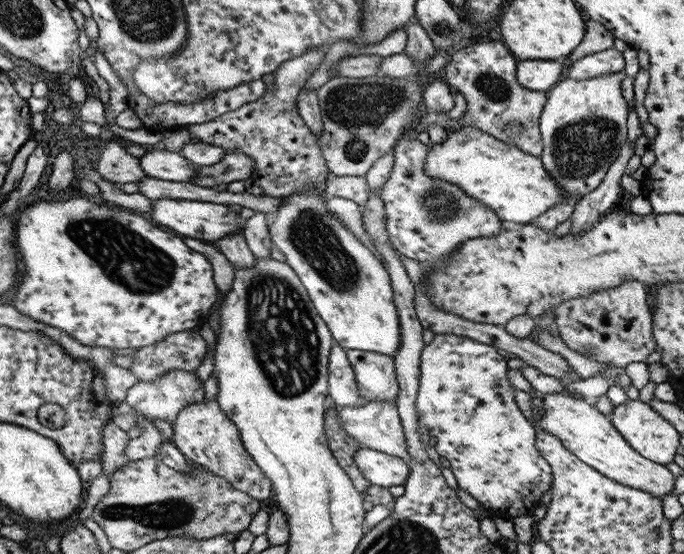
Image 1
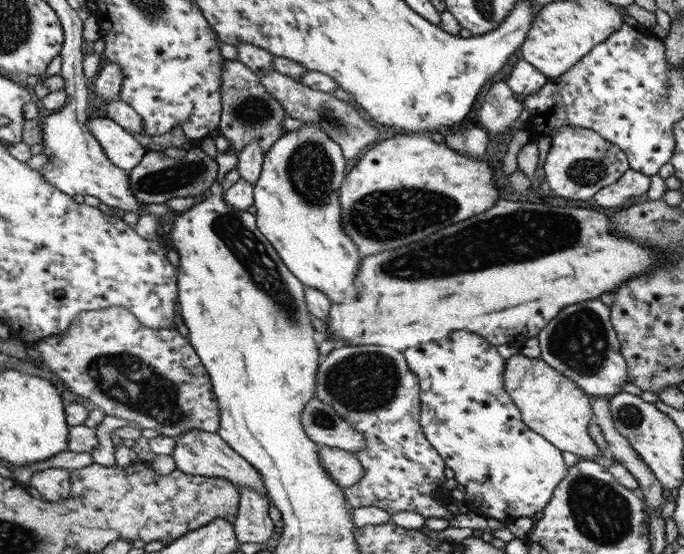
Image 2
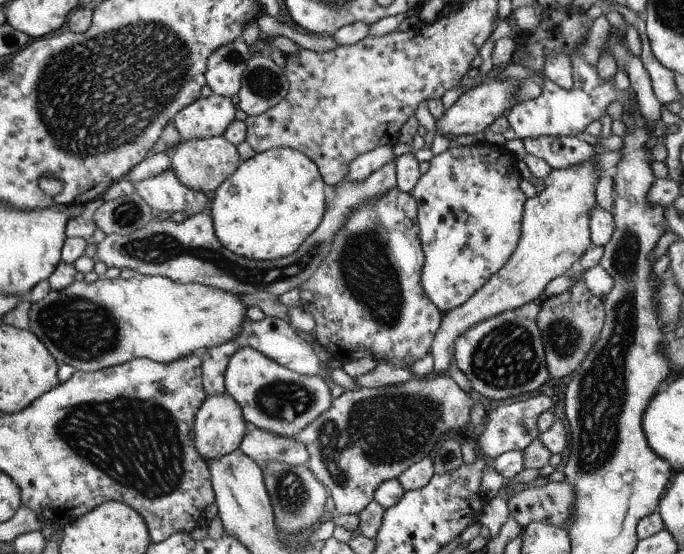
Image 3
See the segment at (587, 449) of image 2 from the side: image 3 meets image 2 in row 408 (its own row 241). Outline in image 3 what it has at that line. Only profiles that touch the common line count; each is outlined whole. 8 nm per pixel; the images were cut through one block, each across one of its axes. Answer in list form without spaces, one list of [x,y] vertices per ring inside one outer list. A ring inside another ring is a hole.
[[[619,136],[597,137],[597,147],[593,156],[577,166],[569,166],[552,172],[545,177],[543,188],[533,198],[527,198],[521,214],[519,240],[507,262],[493,274],[476,292],[473,292],[463,304],[442,314],[439,328],[433,336],[428,353],[433,358],[432,371],[442,374],[449,368],[453,357],[455,338],[467,332],[471,326],[489,320],[503,312],[523,307],[544,294],[545,286],[561,274],[574,268],[579,258],[592,247],[589,236],[589,212],[596,204],[594,188],[597,184],[595,164],[599,152],[616,152],[623,148]]]

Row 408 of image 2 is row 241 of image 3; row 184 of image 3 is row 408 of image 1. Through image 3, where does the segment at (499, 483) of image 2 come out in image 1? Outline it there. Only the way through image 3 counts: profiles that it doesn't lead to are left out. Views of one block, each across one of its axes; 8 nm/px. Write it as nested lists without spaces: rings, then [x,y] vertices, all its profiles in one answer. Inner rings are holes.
[[[451,333],[436,334],[427,345],[423,345],[419,357],[419,388],[415,398],[415,411],[419,426],[427,429],[427,435],[435,441],[433,450],[449,461],[450,470],[456,480],[458,488],[464,490],[467,495],[470,495],[481,505],[483,509],[495,512],[497,515],[506,517],[508,520],[513,520],[518,516],[532,514],[532,510],[540,505],[540,500],[543,493],[552,484],[552,474],[548,462],[540,456],[535,448],[535,429],[531,426],[529,420],[519,411],[513,398],[513,386],[509,383],[506,376],[506,360],[507,355],[500,350],[488,344],[480,343],[479,341],[471,340],[469,337],[457,336]]]

